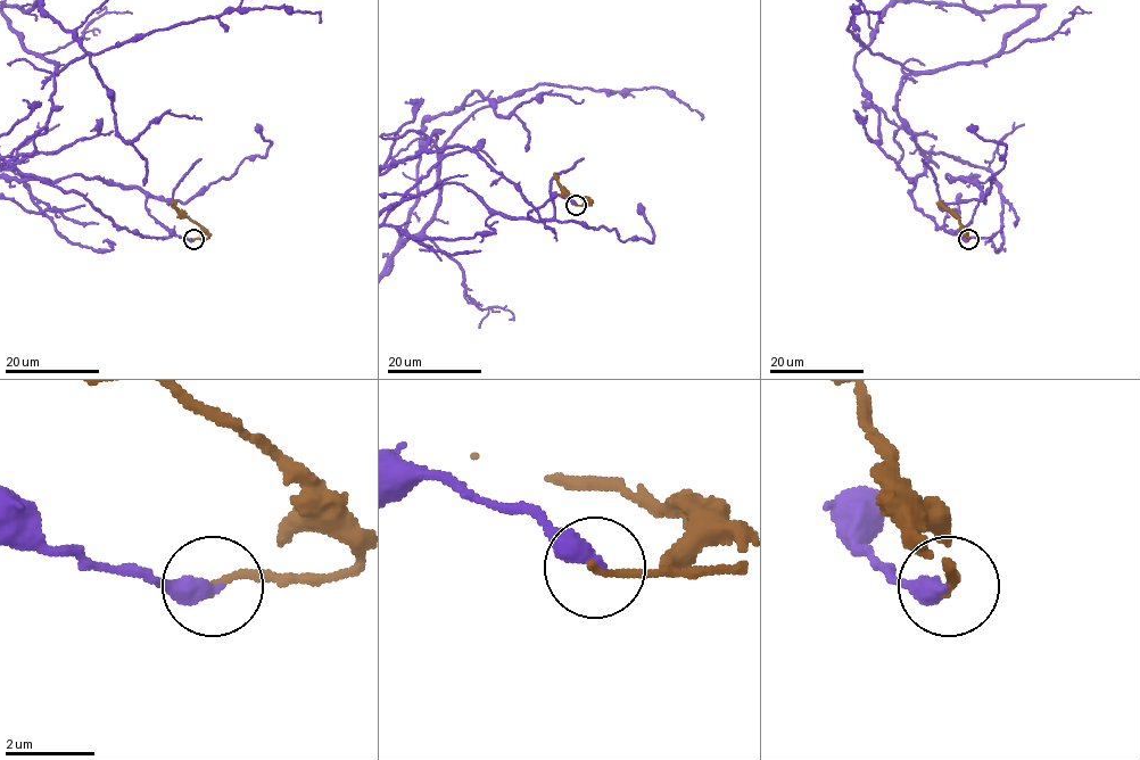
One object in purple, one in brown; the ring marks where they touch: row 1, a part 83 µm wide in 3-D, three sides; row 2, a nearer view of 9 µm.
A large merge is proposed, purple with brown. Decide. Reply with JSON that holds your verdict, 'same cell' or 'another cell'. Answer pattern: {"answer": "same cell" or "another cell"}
{"answer": "another cell"}

